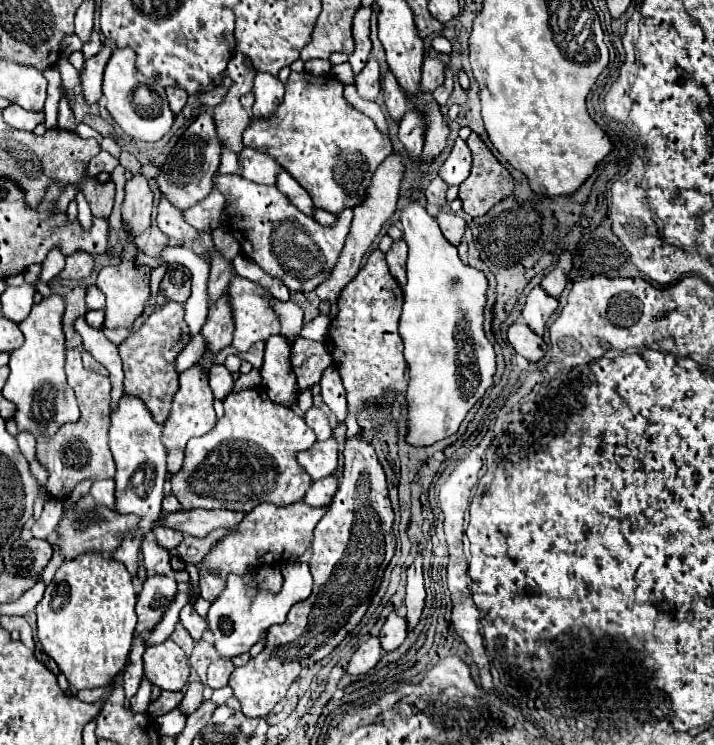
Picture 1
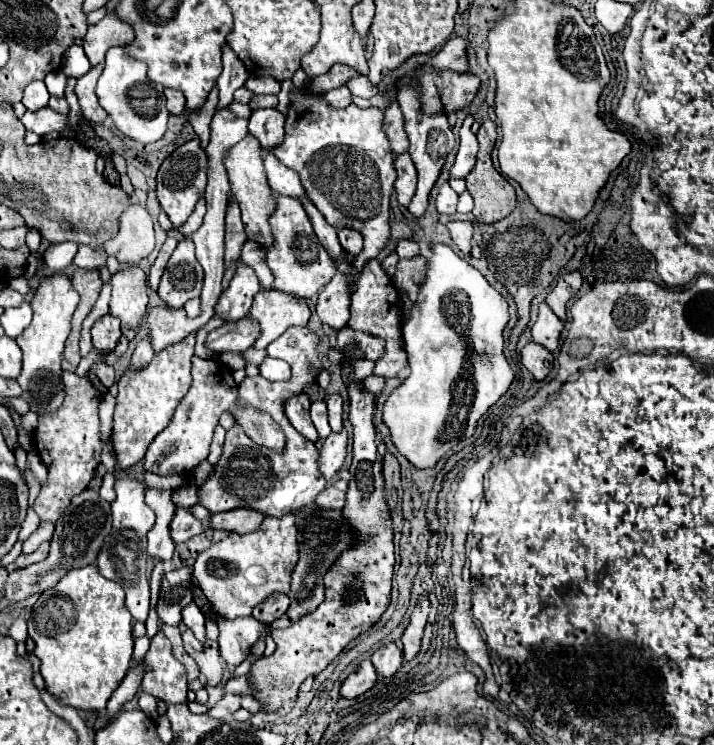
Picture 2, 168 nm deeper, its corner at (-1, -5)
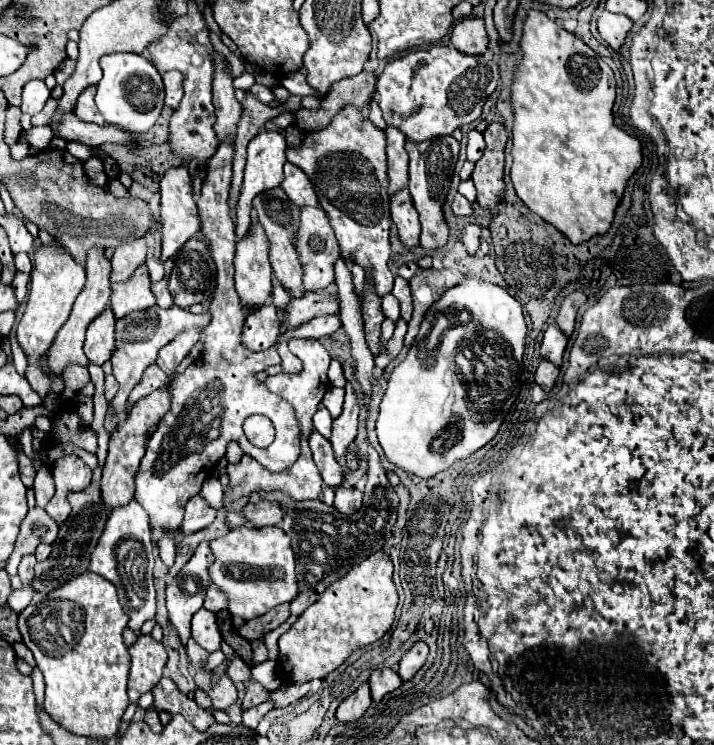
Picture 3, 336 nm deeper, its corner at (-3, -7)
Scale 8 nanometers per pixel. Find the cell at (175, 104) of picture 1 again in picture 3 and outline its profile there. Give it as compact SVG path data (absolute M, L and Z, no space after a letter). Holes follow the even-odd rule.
M166 72L164 76L164 90L166 90L166 106L176 110L182 100L182 78L180 72Z

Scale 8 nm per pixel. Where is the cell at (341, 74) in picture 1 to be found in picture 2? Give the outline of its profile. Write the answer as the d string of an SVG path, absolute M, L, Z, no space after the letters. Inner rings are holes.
M356 76L352 80L348 80L348 90L354 94L354 96L362 96L362 98L372 98L374 94L378 94L378 88L368 82L368 76Z

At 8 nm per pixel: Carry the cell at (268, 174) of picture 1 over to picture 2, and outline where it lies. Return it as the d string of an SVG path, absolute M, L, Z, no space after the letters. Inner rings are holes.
M266 154L264 168L268 174L268 184L276 194L294 196L294 198L306 196L304 186L300 182L300 176L294 170L290 170L288 166L284 166L274 154Z

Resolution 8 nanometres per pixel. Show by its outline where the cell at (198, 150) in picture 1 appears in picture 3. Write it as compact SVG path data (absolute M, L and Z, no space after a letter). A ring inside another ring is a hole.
M186 166L170 168L164 178L160 180L160 194L162 194L162 256L160 260L172 258L186 240L190 240L198 230L198 208L192 196L192 178Z

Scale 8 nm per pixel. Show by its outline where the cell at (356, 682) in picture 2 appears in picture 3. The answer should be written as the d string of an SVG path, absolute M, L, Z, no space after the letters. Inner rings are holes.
M364 682L356 692L352 692L348 698L344 698L336 710L336 720L338 722L354 722L358 720L368 706L372 704L372 694L368 688L368 682Z

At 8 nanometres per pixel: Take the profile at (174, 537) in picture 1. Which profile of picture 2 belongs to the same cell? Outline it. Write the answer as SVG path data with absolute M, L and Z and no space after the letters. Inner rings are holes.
M178 508L176 510L170 528L172 528L172 540L176 544L182 544L188 538L204 532L204 524L196 516L192 516L192 512L188 508Z

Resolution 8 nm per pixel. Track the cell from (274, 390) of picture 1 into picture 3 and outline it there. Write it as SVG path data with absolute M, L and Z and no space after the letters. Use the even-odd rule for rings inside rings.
M312 430L312 434L310 434L310 450L312 450L314 462L324 478L324 484L330 488L340 486L342 484L342 468L336 462L328 440L322 434L318 434L316 430Z

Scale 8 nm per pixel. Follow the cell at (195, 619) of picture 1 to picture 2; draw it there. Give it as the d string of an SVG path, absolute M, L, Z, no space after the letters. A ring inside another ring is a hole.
M186 630L182 638L184 638L184 650L198 664L200 674L204 676L204 682L208 686L218 686L222 682L222 672L224 672L224 662L220 660L218 642L208 640L206 644L200 644L190 630Z

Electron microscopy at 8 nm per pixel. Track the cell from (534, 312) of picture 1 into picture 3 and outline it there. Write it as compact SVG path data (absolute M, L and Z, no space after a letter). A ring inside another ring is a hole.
M550 324L550 326L546 328L546 332L544 332L544 338L542 338L540 356L546 358L546 360L550 360L552 364L560 366L566 344L568 344L568 338L564 336L564 332L562 332L556 324Z

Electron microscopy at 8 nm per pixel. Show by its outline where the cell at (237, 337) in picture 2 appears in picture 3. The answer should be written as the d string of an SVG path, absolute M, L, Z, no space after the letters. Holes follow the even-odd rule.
M262 306L246 316L242 328L242 344L252 352L268 350L270 346L274 346L278 334L280 318L276 316L276 306Z

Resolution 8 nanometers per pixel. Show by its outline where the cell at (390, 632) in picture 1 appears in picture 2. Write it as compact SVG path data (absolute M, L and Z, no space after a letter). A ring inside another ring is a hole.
M388 644L388 646L380 648L378 652L374 652L370 660L372 660L372 664L374 664L374 668L376 668L376 672L380 676L390 678L402 666L402 652L400 652L400 648L396 644Z

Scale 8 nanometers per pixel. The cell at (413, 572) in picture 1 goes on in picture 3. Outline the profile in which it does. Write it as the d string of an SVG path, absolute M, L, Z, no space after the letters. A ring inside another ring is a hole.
M418 640L398 662L398 674L402 680L410 680L418 668L426 662L426 656L428 656L428 644Z

